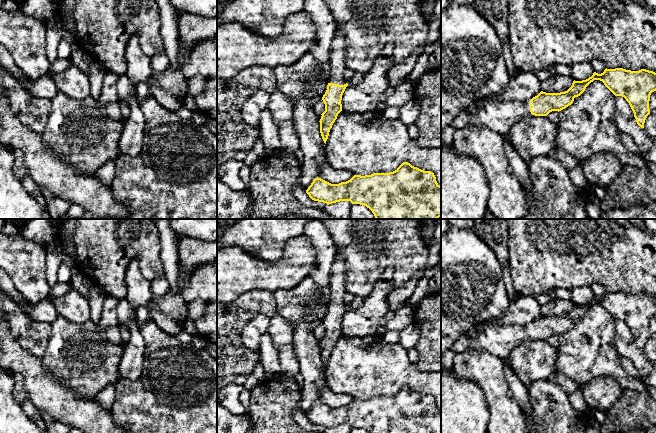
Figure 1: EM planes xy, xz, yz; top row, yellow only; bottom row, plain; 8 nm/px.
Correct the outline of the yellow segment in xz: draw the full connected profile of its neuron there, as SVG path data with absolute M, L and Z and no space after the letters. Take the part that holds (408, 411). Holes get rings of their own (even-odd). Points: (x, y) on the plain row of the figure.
M408 386L393 396L354 399L339 408L315 402L306 417L327 429L350 425L369 433L441 433L441 410L434 397Z

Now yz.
M623 292L605 293L603 297L593 297L591 301L582 305L573 305L572 310L565 316L546 317L541 315L537 320L530 325L519 326L499 326L489 325L484 330L479 331L475 337L467 337L462 335L452 346L455 354L467 352L469 349L477 349L491 353L494 356L506 359L509 353L516 347L517 344L527 339L547 340L552 335L561 335L571 329L575 321L580 320L586 311L594 304L600 304L604 309L615 319L622 320L629 327L637 348L644 352L644 347L647 340L650 338L649 325L652 316L656 315L656 297L646 293L639 295L631 295Z

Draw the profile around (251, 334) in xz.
M263 314L255 316L243 329L241 340L243 344L259 354L260 338L263 334L268 332L270 325L270 318Z

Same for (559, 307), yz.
M556 299L543 305L541 315L546 317L560 317L567 315L573 307L571 300Z

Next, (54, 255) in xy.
M56 241L46 253L46 276L50 288L52 288L57 281L57 273L62 264L61 245Z

